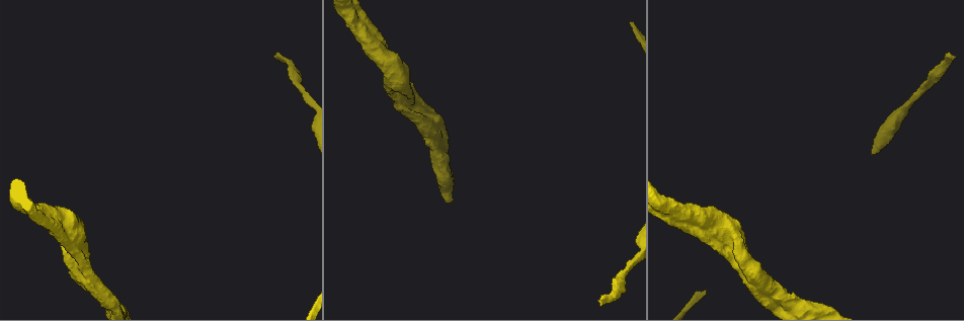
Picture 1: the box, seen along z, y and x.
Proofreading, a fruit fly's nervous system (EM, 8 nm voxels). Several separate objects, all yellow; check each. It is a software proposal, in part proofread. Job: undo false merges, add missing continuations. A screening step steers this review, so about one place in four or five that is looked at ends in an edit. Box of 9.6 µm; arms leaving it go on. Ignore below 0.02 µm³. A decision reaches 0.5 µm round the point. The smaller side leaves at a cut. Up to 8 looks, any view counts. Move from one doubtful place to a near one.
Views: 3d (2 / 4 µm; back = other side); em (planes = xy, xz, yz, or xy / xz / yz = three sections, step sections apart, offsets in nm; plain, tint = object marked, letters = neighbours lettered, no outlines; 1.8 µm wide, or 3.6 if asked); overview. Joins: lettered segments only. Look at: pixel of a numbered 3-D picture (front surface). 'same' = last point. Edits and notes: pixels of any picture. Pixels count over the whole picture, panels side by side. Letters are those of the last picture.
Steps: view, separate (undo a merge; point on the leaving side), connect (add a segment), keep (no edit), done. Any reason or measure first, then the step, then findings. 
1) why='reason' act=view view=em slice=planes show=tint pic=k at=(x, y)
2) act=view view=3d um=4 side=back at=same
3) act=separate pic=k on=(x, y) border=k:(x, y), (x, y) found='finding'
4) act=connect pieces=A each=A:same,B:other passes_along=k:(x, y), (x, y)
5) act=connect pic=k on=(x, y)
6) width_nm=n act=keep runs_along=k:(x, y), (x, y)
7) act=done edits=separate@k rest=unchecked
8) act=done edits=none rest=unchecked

why='an open end' act=view view=em slice=yz step=16 show=letters pic=1 at=(61, 244)

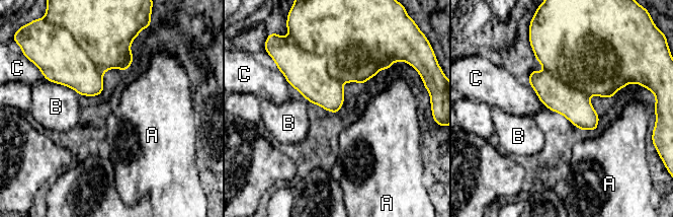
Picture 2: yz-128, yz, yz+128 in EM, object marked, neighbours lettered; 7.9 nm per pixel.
why='cut it another way' act=view view=em slice=planes show=letters at=same

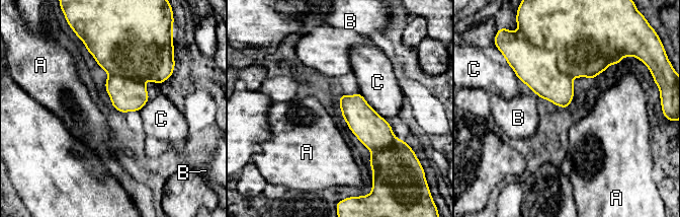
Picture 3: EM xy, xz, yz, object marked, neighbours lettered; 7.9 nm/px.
act=keep each=A:other,B:other,C:other border=3:(359, 91), (364, 99), (387, 121) found='no lettered segment goes on from it'

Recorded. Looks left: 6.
why='two arms in line, one across' act=view view=em slice=yz step=4 show=letters pic=1 at=(426, 127)

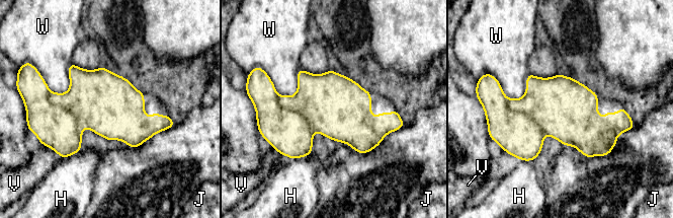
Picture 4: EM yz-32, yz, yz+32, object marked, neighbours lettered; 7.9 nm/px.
why='another direction' act=view view=em slice=planes show=letters at=same

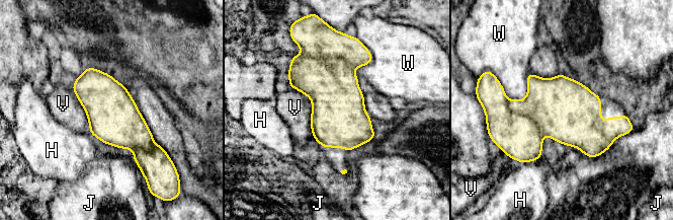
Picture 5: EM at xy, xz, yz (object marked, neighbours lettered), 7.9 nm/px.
longest_contact=J:440nm act=keep each=H:other,J:other,V:other,W:other border=5:(289, 87), (310, 98), (312, 135) found='continuous, no second neuron'

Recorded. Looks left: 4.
act=view view=3d um=4 side=back pic=1 at=(275, 55)

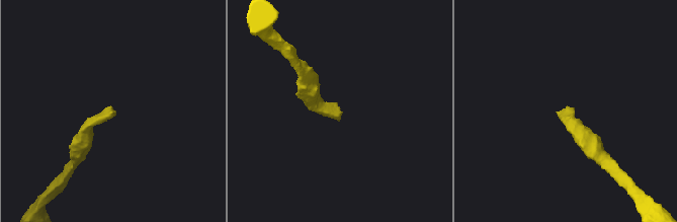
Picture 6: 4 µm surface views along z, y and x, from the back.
why='need the tissue' act=view view=em slice=planes show=letters pic=6 at=(112, 111)

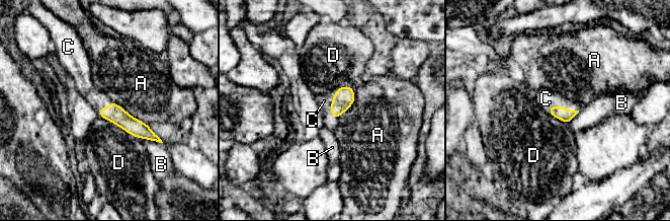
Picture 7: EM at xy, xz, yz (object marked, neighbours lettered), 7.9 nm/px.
act=connect pieces=C each=A:other,B:other,C:same,D:other found='it goes on there'

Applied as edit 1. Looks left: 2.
act=done edits=connect@7 rest=unchecked

